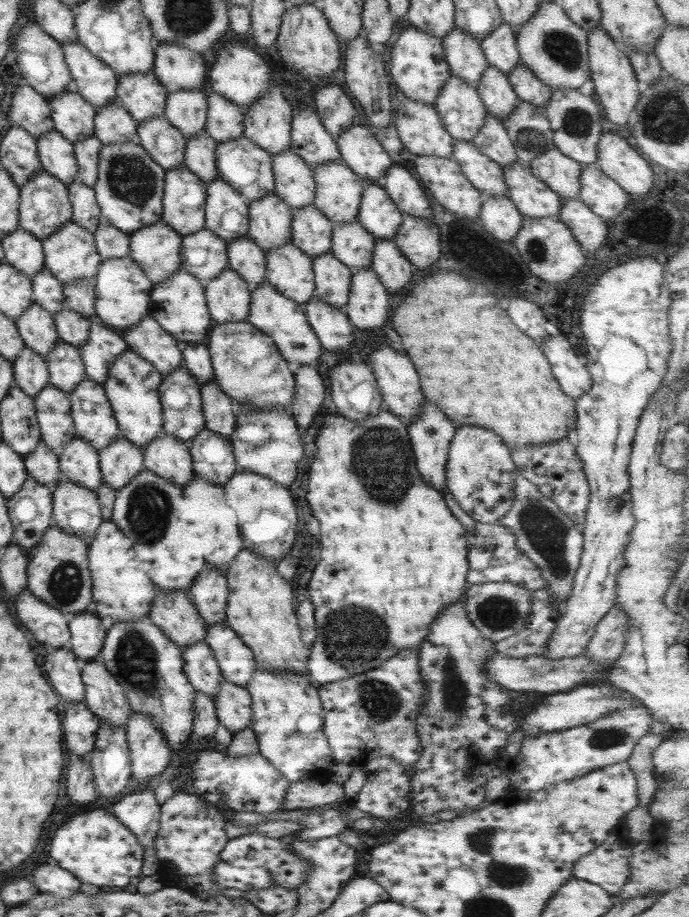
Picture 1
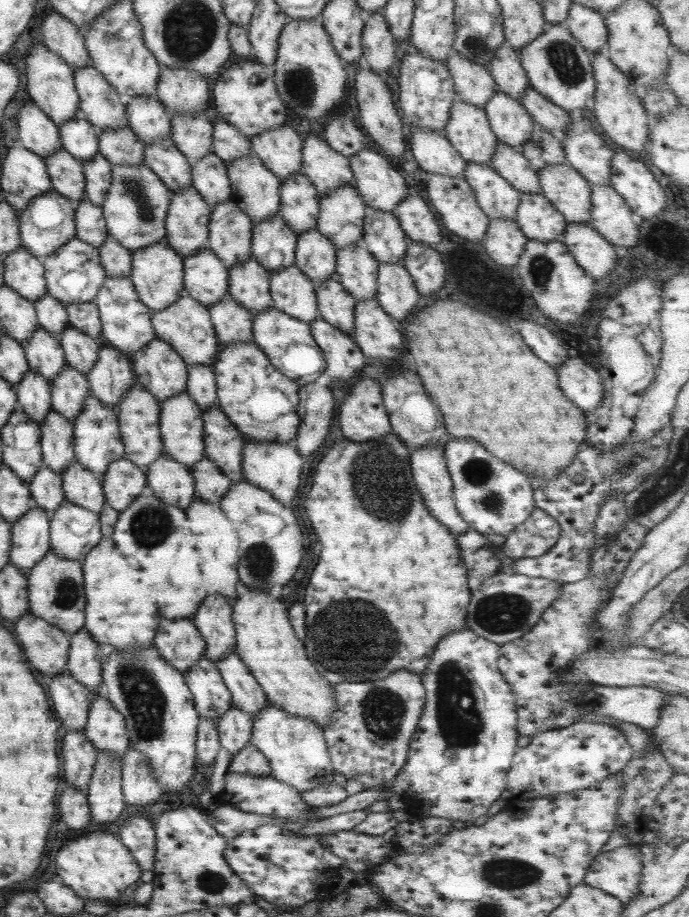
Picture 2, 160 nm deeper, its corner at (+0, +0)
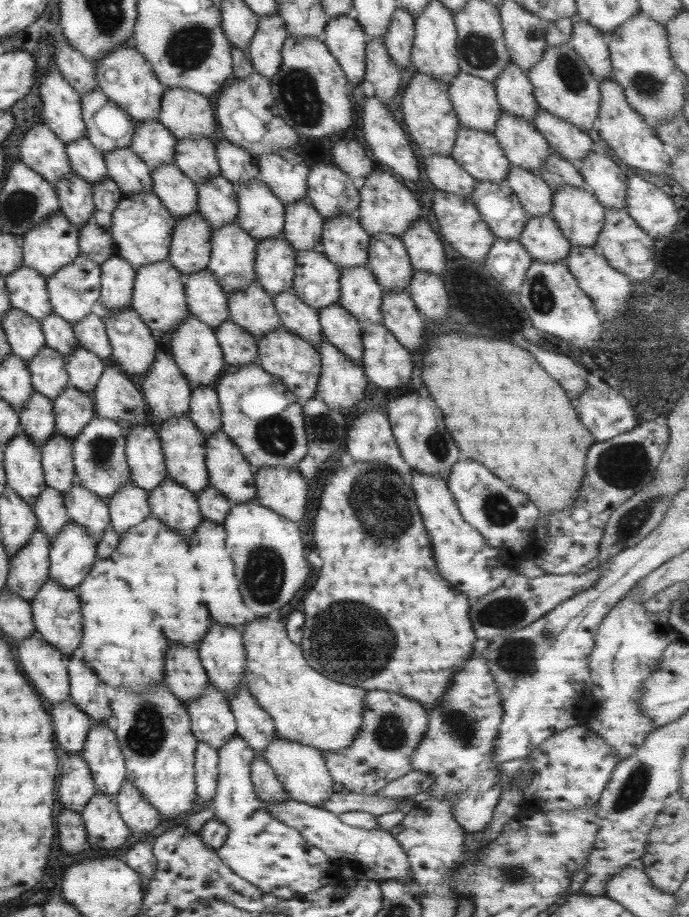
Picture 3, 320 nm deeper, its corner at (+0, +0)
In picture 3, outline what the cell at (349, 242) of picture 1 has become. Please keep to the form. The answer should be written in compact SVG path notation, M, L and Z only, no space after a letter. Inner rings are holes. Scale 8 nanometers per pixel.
M367 266L339 270L338 304L361 324L381 323L379 312L383 289Z

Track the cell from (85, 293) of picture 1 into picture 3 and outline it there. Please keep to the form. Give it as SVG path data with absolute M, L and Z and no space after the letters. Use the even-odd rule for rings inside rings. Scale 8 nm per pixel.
M89 313L72 325L72 331L78 346L98 356L103 364L111 361L111 347L101 318Z

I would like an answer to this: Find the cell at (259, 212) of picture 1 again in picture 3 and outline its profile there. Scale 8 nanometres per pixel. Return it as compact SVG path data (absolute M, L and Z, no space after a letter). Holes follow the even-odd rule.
M265 239L256 243L254 267L256 282L271 297L292 287L296 252L285 239Z

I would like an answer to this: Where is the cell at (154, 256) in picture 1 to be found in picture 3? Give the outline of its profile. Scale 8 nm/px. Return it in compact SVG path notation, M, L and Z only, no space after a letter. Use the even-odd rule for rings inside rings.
M167 260L150 262L145 266L140 266L135 272L130 300L131 309L139 315L142 323L149 328L153 340L156 340L156 348L168 352L170 344L167 342L174 328L188 314L181 274Z

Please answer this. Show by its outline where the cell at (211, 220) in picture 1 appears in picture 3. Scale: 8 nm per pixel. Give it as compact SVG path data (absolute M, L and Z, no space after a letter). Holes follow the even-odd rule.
M236 219L211 232L210 257L206 268L226 294L256 280L254 267L256 241L237 224Z

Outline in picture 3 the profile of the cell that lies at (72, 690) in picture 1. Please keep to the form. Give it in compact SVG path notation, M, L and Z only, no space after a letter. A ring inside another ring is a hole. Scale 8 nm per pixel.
M68 698L63 702L55 703L51 710L51 720L53 720L53 734L59 748L65 753L78 754L92 725L89 717L83 711L79 711L79 708Z

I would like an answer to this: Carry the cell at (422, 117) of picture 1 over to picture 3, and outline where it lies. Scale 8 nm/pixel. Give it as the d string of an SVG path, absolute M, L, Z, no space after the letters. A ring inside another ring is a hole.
M442 154L425 156L423 166L427 179L436 190L467 198L473 193L474 179L465 173L461 165L457 164L449 154L448 156Z

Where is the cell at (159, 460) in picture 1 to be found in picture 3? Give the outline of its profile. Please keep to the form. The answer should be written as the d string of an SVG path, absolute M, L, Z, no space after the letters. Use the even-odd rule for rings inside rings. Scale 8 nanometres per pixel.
M168 476L148 493L147 500L150 516L182 538L191 538L202 521L196 495Z

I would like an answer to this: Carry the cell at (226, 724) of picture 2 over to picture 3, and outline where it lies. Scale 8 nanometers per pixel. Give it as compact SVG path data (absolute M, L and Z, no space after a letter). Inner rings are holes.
M234 734L221 748L217 750L218 775L216 778L215 793L209 805L213 809L212 818L216 818L226 826L225 842L216 850L218 857L225 866L229 867L237 876L249 884L258 887L261 892L272 894L280 899L303 897L317 892L322 886L346 883L339 875L341 862L329 858L315 846L311 846L300 834L279 819L276 819L255 797L251 788L250 764L254 759L254 752L245 744L245 741Z

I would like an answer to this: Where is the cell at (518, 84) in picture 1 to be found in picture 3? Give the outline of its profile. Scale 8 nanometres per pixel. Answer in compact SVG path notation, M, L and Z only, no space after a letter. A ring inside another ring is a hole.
M538 108L531 124L541 133L550 150L574 165L593 149L586 132Z

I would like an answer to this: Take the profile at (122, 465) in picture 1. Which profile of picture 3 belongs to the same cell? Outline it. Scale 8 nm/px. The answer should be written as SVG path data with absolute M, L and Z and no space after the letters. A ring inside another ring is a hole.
M128 478L126 483L108 500L106 505L110 518L109 525L119 537L150 514L147 497L148 493L135 486Z

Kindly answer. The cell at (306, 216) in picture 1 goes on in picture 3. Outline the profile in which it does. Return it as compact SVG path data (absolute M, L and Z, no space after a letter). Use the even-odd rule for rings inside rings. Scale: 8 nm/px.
M319 248L297 251L295 260L292 287L289 290L313 310L336 304L340 295L338 268L325 258Z

